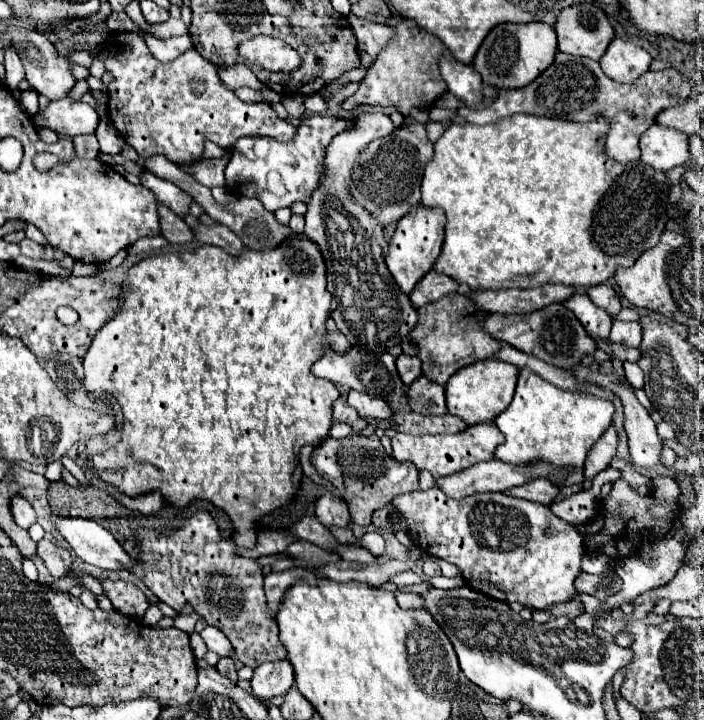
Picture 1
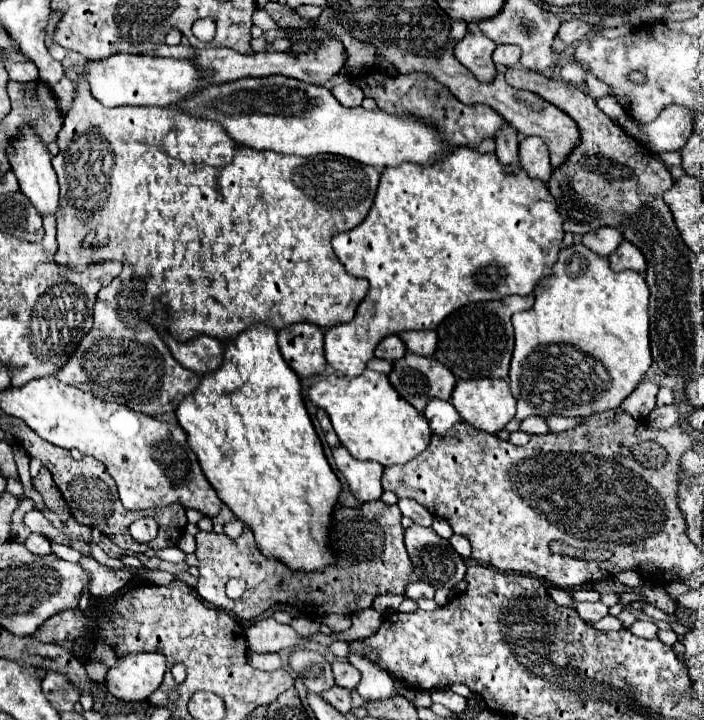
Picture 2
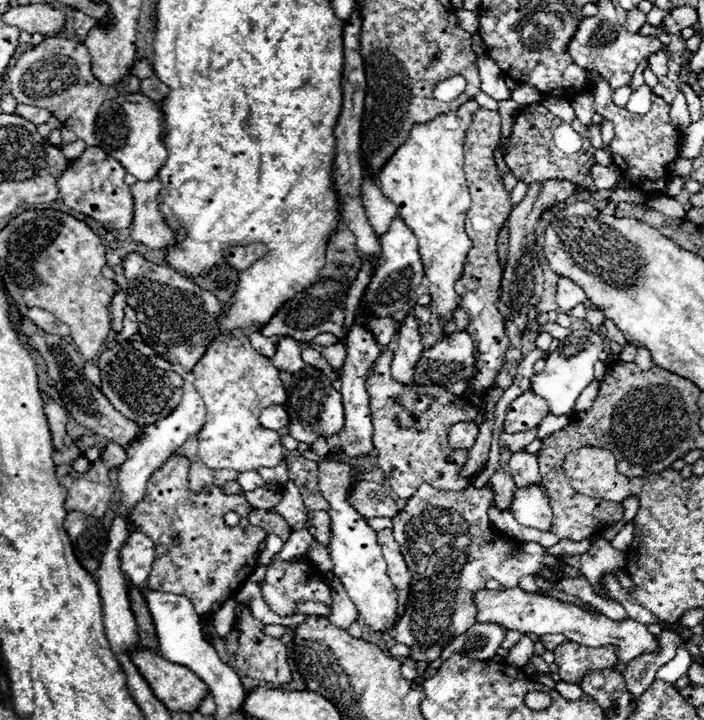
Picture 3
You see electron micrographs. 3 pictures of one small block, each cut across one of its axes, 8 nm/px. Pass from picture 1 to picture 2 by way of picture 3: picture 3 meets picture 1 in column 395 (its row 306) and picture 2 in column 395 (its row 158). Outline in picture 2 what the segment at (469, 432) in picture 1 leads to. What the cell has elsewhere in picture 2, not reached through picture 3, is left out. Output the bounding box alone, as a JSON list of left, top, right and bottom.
[310,370,432,466]

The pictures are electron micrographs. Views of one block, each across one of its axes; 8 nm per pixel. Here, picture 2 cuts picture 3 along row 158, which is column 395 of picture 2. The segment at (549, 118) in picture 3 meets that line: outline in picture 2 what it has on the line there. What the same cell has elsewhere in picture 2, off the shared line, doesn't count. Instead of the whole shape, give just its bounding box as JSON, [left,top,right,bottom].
[196,500,418,622]

